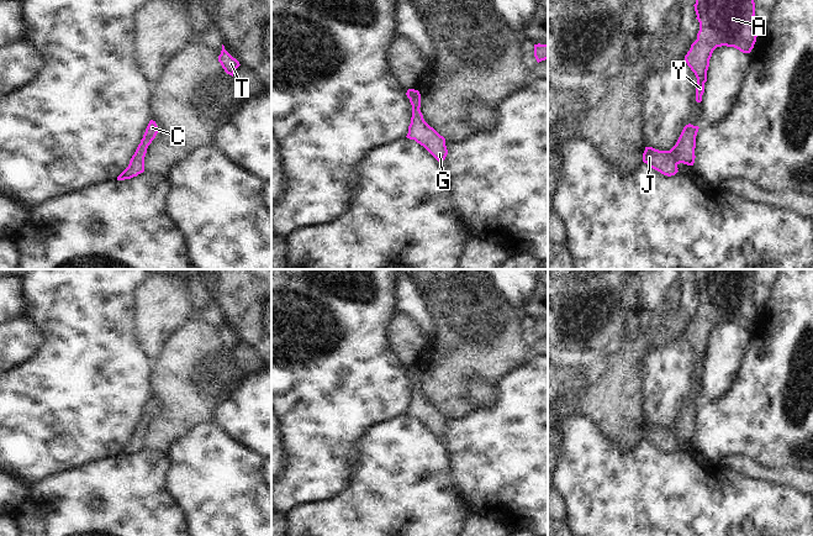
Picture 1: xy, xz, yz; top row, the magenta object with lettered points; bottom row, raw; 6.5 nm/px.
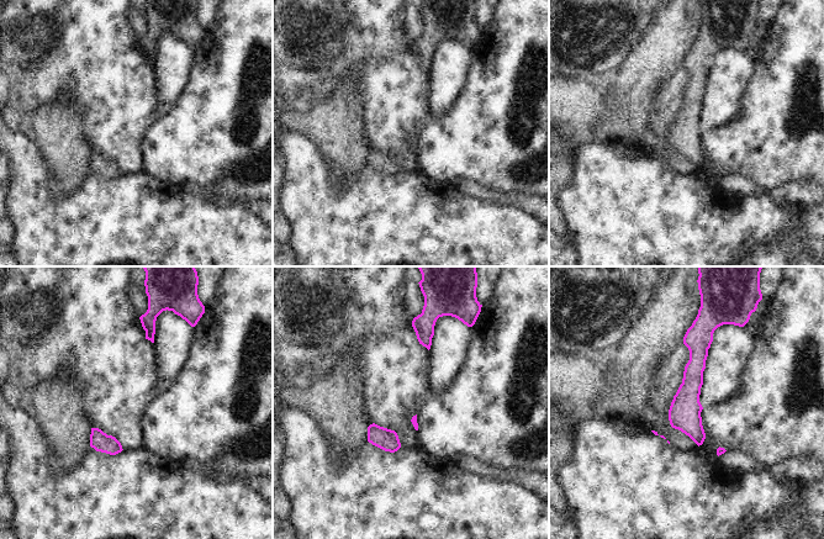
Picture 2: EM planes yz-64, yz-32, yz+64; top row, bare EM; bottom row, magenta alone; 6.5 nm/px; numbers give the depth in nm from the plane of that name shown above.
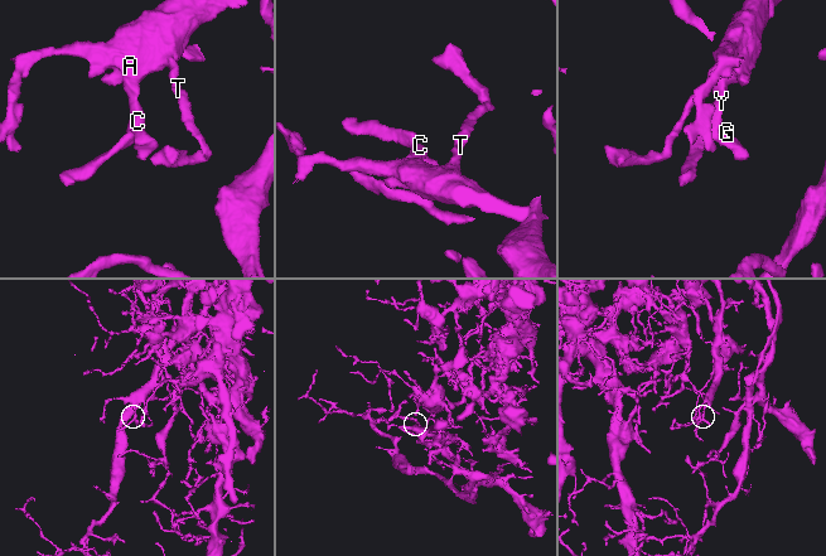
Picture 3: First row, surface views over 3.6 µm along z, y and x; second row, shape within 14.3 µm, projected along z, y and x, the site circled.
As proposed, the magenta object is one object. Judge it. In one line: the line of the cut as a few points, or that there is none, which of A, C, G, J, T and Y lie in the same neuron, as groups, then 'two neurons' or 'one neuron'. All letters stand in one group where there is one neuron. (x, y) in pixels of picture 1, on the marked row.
no cut; A C G J T Y; one neuron

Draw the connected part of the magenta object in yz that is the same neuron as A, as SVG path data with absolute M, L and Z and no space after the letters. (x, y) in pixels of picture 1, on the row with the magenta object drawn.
M696 0L695 11L700 22L697 40L691 44L685 61L697 78L696 101L702 101L709 59L717 47L734 47L743 53L750 53L759 31L754 26L754 0Z

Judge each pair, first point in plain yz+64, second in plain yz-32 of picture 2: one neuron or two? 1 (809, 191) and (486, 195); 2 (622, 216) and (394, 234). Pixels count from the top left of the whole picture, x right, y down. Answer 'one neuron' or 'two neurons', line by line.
1: one neuron
2: one neuron

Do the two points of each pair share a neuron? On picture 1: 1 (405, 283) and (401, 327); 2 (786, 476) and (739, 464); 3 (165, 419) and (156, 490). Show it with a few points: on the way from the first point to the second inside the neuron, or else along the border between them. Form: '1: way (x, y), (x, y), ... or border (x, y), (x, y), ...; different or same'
1: border (396, 309), (401, 310), (422, 334); different
2: way (775, 476), (760, 473), (750, 468); same
3: border (144, 447), (165, 452); different

